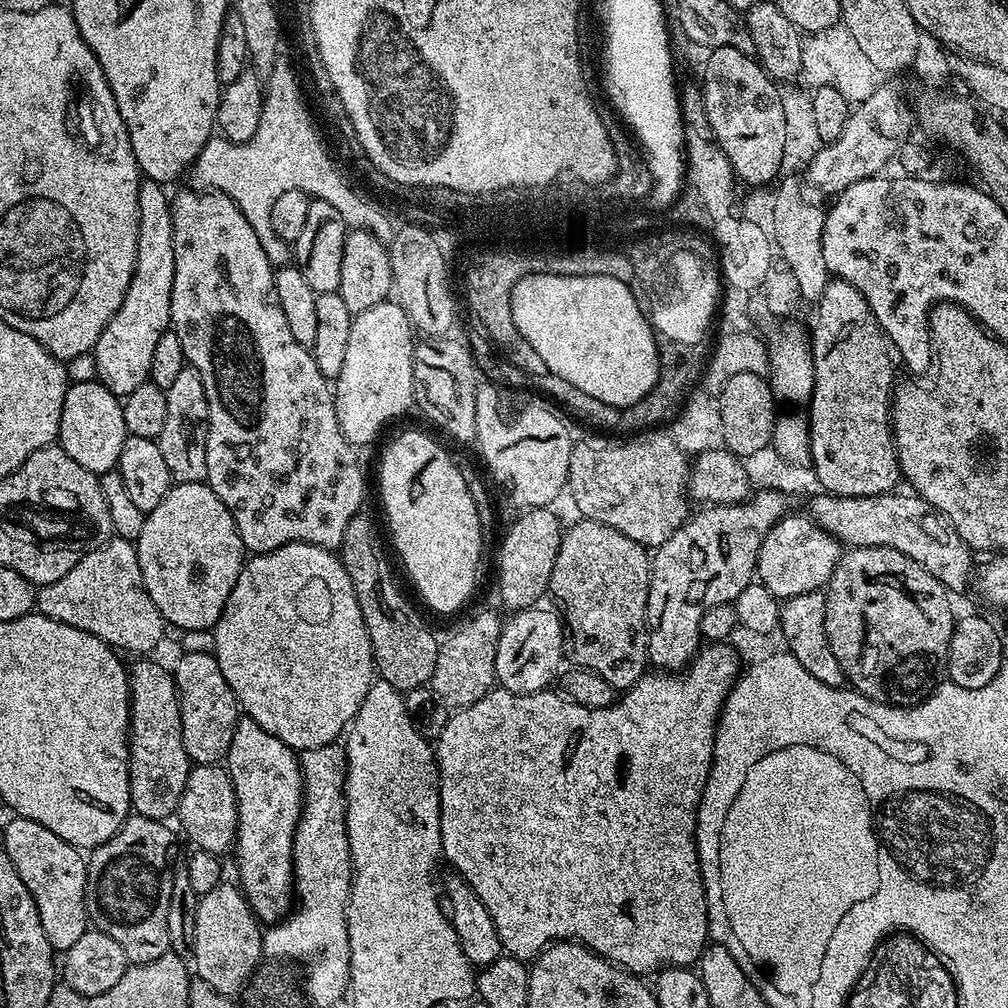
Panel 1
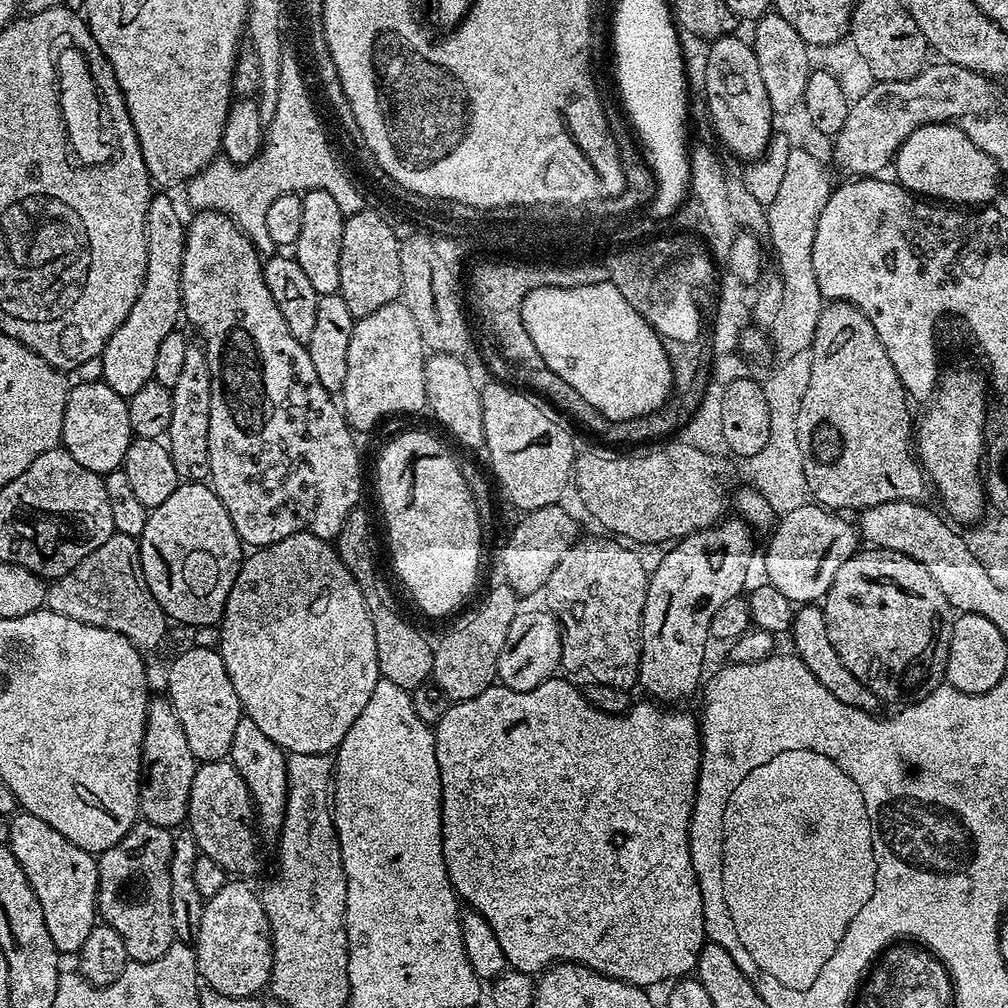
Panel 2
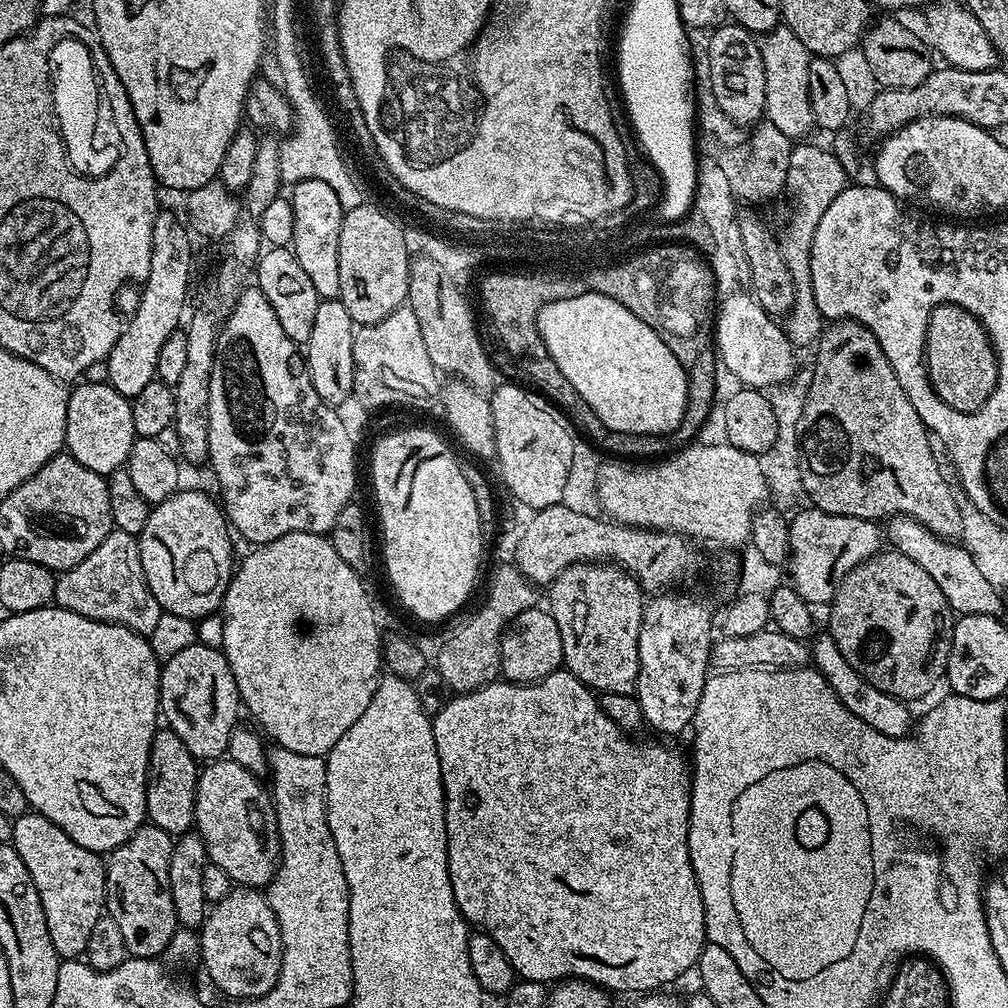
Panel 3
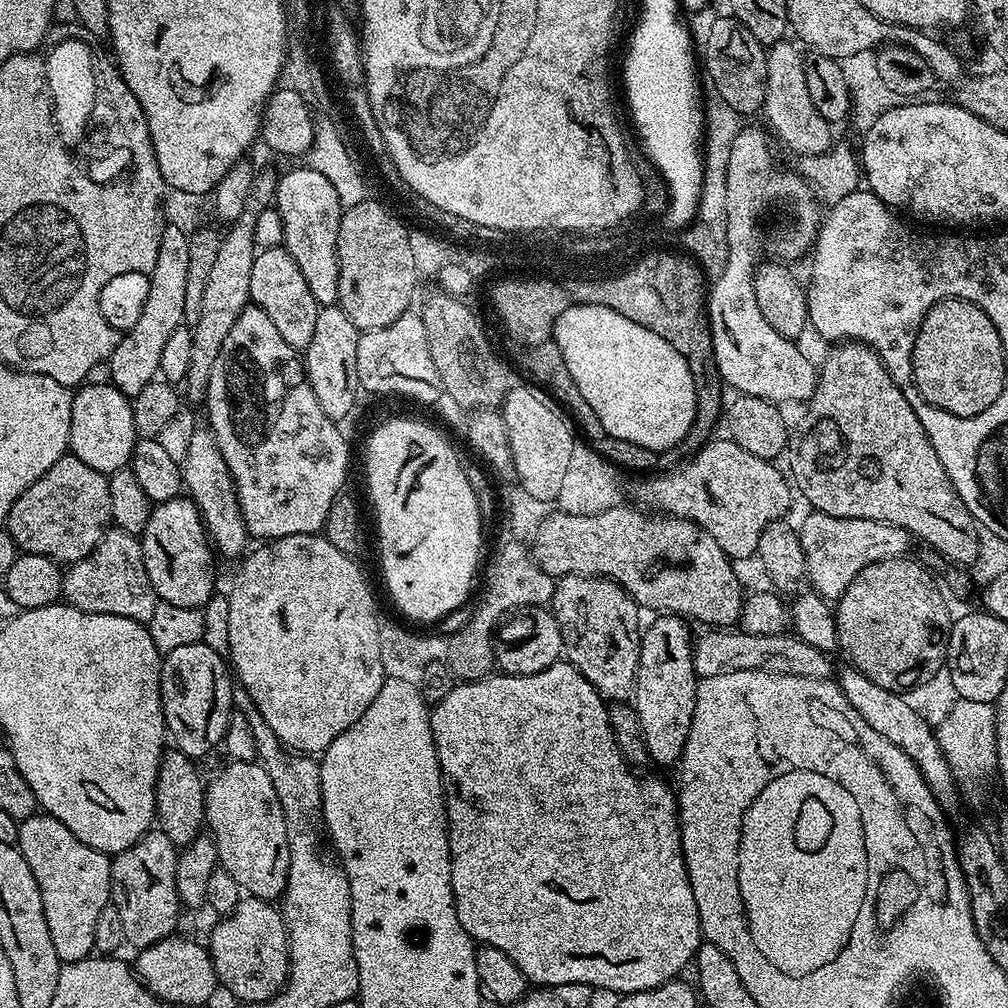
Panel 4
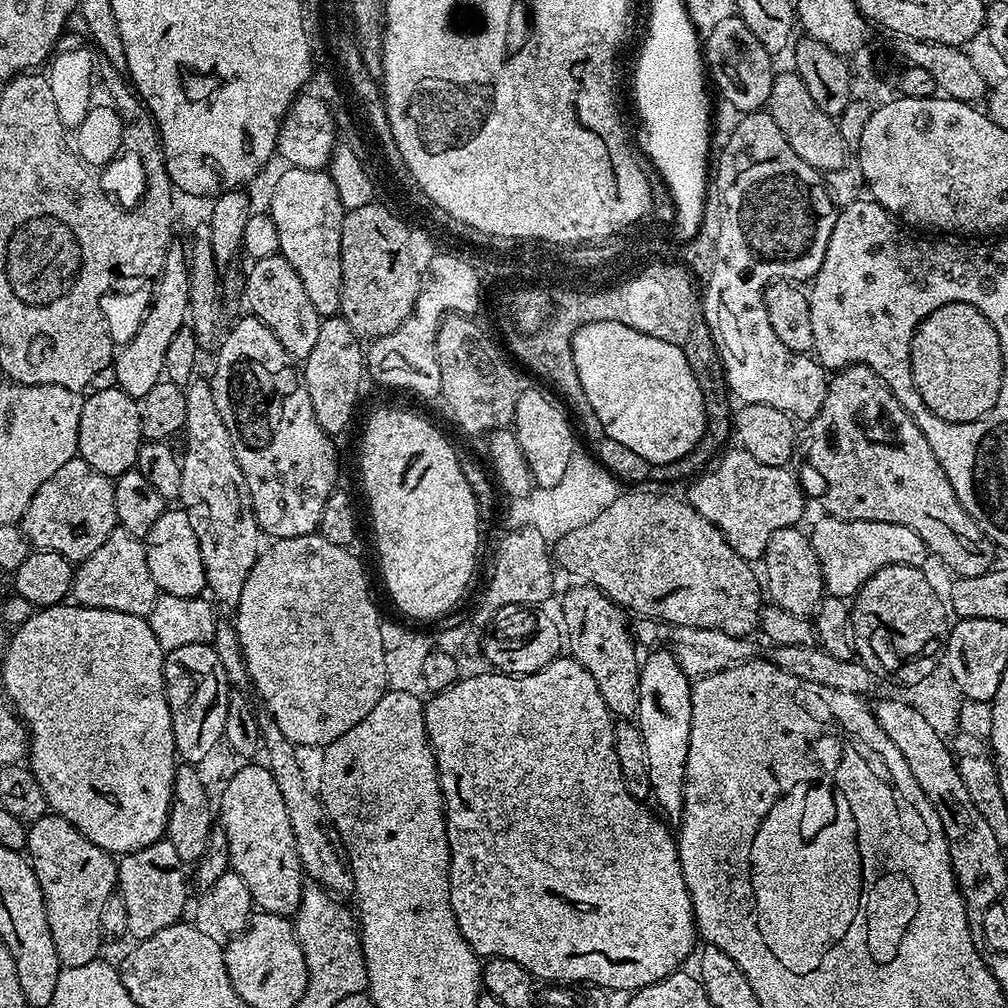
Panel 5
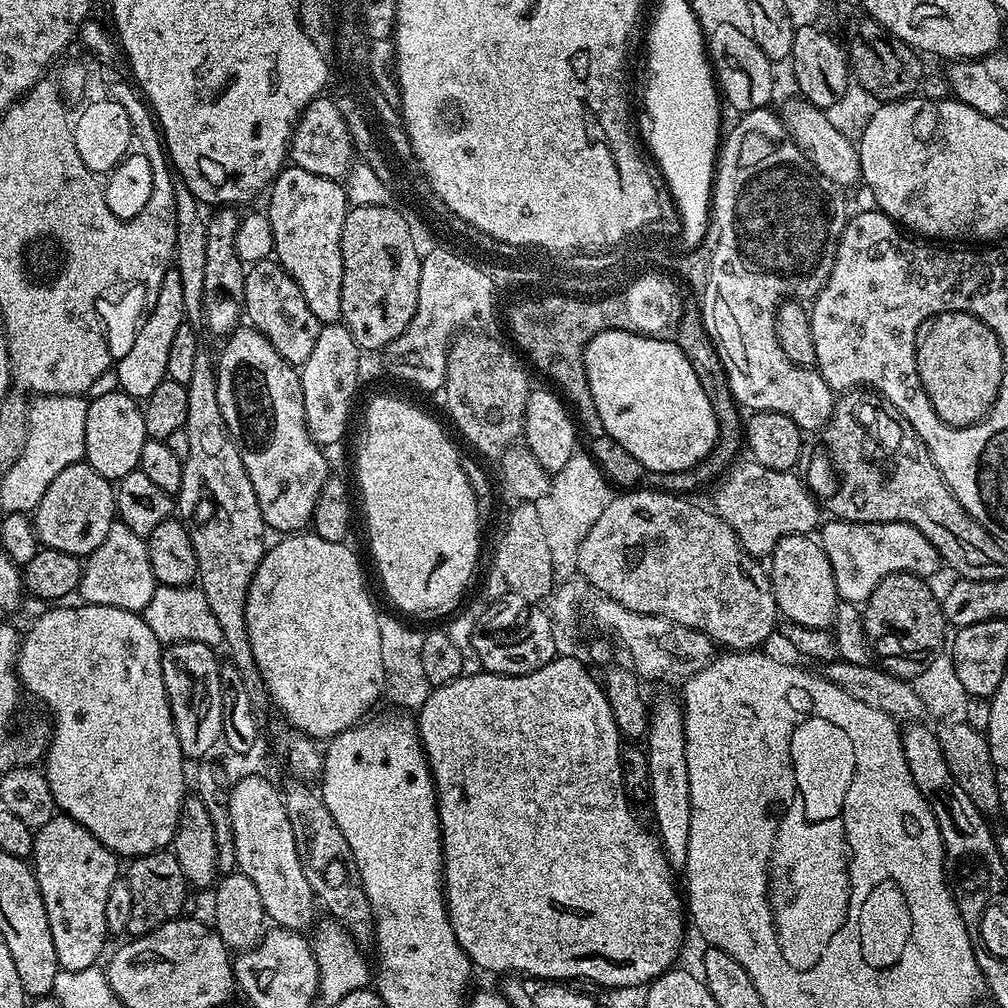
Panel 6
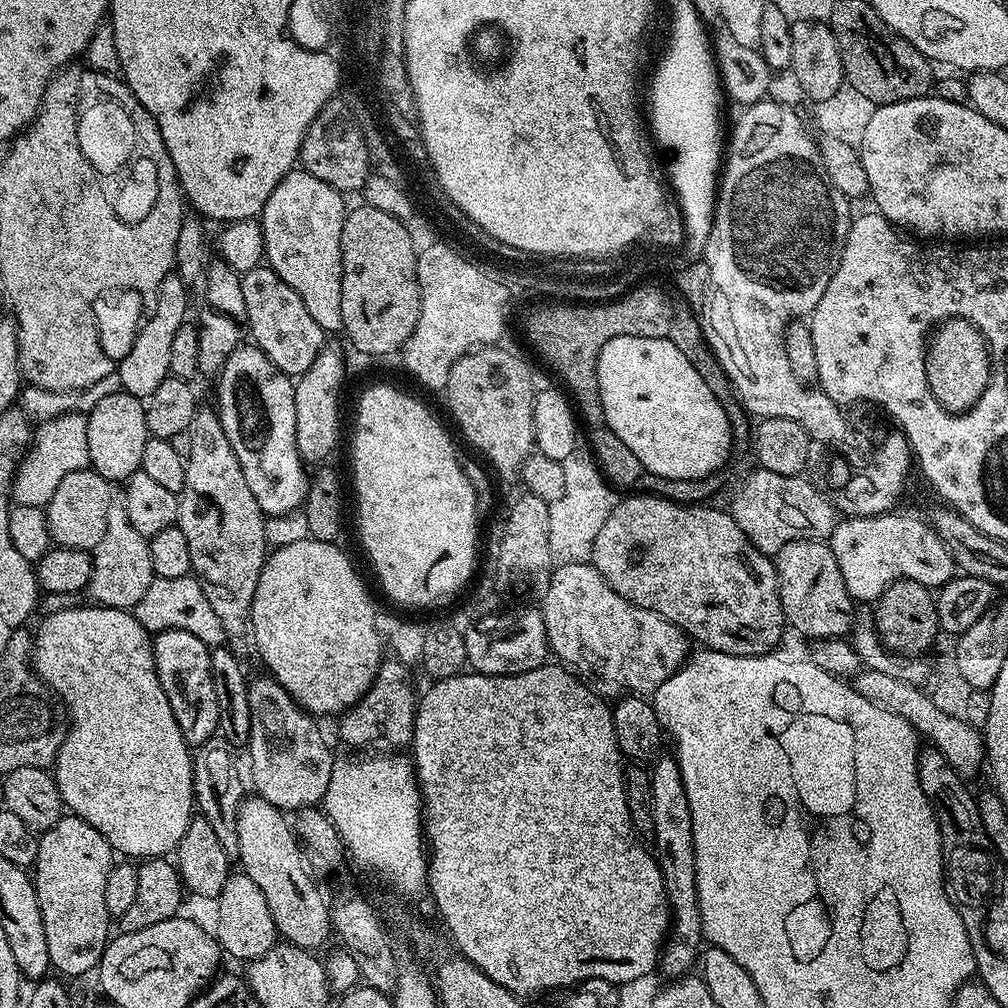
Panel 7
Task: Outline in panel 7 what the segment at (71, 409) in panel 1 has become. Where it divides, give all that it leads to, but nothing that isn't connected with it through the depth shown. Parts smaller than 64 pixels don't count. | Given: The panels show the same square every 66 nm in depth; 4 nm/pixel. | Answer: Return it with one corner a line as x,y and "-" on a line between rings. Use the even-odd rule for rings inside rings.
118,391
106,394
88,411
86,426
86,446
90,446
88,463
92,471
109,482
126,482
135,472
140,471
142,450
148,441
148,427
144,413
145,401
129,392

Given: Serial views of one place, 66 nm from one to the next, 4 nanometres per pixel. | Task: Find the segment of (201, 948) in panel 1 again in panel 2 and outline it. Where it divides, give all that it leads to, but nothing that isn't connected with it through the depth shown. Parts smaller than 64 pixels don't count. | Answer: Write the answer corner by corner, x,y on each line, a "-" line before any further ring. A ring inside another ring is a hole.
232,878
218,890
218,894
207,897
202,910
202,926
198,929
196,970
199,979
220,998
252,998
269,987
272,979
272,931
268,915
260,901
260,892
252,889
247,879

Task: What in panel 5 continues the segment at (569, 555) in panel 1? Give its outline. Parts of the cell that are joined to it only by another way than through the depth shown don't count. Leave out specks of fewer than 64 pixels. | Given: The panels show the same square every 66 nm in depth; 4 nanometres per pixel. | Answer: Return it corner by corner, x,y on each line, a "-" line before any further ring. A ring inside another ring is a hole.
580,582
577,585
577,588
572,588
565,594
564,601
560,604
560,612
564,615
562,632
566,637
567,651
572,659
578,661
585,668
590,674
590,678
594,678
594,682
598,686
598,694
602,694
602,702
606,702
608,711
613,717
635,717
638,710
638,698
640,697
636,692
640,685
640,664
638,663
638,656
636,660
638,644
634,639
634,632
630,624
628,628
627,618
629,619
629,617
626,615
625,609
615,604
599,588
594,588
587,582

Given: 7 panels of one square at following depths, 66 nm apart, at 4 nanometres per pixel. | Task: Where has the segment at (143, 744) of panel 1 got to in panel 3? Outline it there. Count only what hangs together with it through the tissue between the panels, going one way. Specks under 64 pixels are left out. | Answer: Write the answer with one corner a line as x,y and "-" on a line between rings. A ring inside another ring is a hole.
171,730
157,731
152,739
146,786
147,819
151,827
166,830
169,836
179,838
193,831
196,822
196,778
198,761
186,750
186,742

